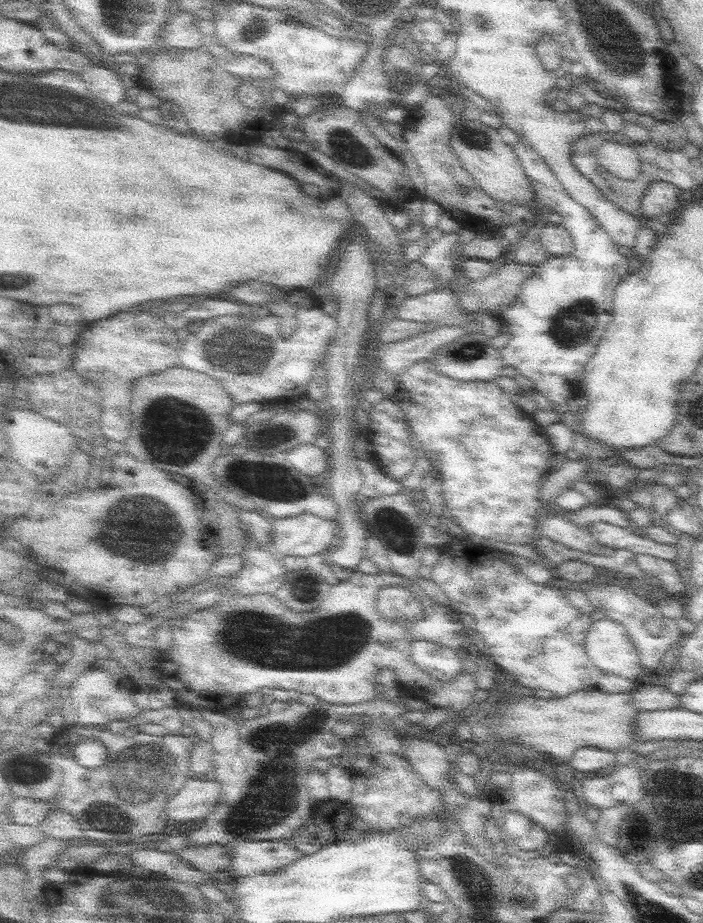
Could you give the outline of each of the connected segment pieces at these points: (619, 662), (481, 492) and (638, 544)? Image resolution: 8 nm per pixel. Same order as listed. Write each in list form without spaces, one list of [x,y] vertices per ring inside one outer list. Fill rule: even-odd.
[[[604,617],[593,622],[585,642],[591,661],[604,672],[628,678],[632,682],[645,674],[633,638],[618,621]]]
[[[424,359],[416,361],[410,368],[403,371],[398,378],[398,389],[395,392],[396,402],[402,407],[405,419],[410,424],[412,432],[416,432],[422,448],[426,451],[426,457],[431,461],[434,467],[438,467],[441,478],[440,481],[443,485],[443,497],[444,509],[447,509],[446,514],[457,522],[462,527],[464,542],[471,542],[474,546],[483,546],[488,540],[496,541],[501,544],[513,545],[537,545],[541,534],[538,532],[538,508],[543,506],[542,493],[540,492],[540,482],[544,480],[544,477],[552,471],[549,466],[550,457],[553,454],[557,454],[552,449],[552,443],[546,435],[546,427],[539,422],[534,421],[534,415],[524,411],[518,406],[511,398],[506,394],[500,385],[495,380],[484,381],[470,381],[464,382],[462,380],[456,380],[449,376],[444,376],[435,370],[435,362],[431,359]]]
[[[608,522],[596,523],[589,529],[590,534],[606,544],[608,548],[614,548],[614,550],[628,549],[634,555],[638,554],[650,554],[650,556],[656,556],[656,558],[662,558],[663,560],[670,560],[677,563],[678,549],[673,544],[658,544],[650,538],[646,538],[640,535],[634,534],[626,528],[618,527]]]

